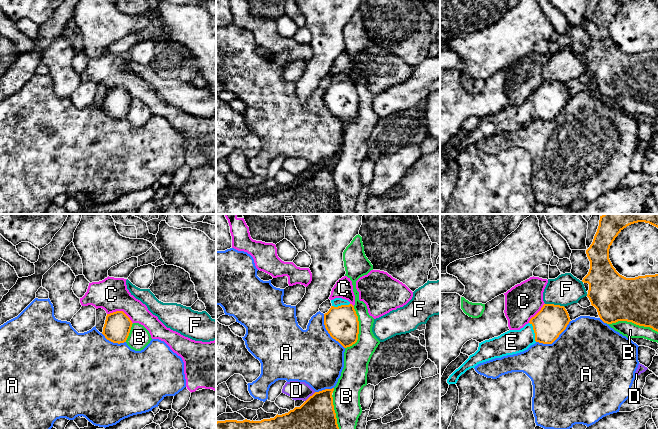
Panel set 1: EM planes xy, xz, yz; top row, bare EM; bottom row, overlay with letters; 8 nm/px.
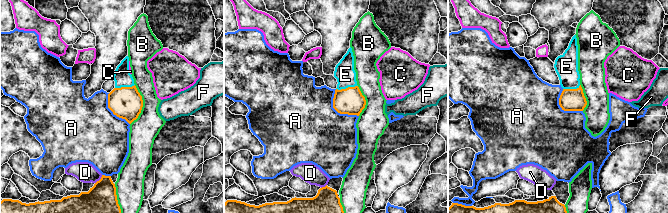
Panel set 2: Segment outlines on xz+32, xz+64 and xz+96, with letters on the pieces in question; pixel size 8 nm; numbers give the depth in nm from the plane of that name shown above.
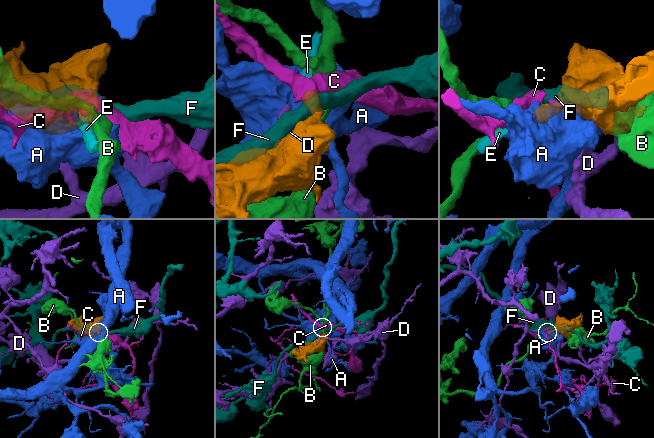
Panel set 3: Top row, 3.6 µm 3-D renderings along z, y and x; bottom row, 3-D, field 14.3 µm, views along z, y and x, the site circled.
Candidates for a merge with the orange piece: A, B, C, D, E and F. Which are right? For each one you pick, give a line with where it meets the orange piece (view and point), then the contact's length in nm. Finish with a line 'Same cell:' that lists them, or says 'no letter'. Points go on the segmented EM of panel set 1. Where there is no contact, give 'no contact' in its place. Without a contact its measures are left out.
E: meets orange in yz at (534, 332); contact 170 nm long
Same cell: E

